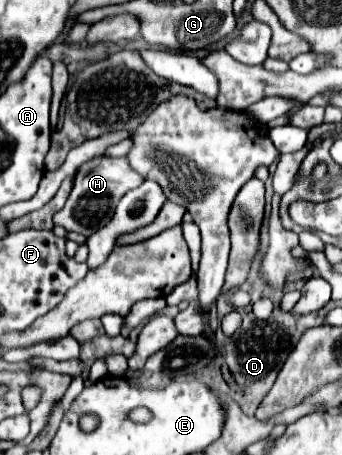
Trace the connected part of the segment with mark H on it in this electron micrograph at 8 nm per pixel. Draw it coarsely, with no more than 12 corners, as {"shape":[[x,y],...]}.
{"shape":[[92,158],[78,168],[64,208],[68,232],[90,236],[144,178],[128,158]]}

